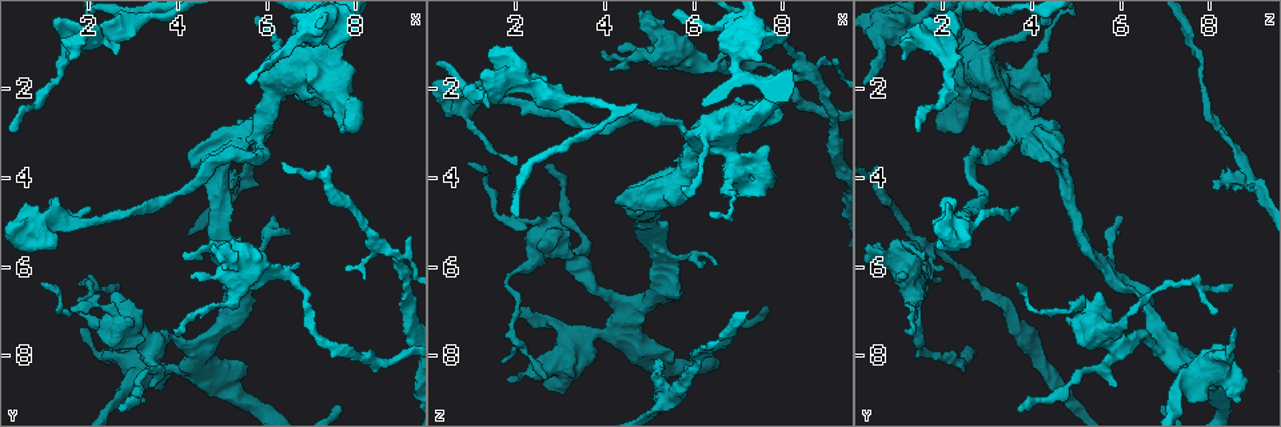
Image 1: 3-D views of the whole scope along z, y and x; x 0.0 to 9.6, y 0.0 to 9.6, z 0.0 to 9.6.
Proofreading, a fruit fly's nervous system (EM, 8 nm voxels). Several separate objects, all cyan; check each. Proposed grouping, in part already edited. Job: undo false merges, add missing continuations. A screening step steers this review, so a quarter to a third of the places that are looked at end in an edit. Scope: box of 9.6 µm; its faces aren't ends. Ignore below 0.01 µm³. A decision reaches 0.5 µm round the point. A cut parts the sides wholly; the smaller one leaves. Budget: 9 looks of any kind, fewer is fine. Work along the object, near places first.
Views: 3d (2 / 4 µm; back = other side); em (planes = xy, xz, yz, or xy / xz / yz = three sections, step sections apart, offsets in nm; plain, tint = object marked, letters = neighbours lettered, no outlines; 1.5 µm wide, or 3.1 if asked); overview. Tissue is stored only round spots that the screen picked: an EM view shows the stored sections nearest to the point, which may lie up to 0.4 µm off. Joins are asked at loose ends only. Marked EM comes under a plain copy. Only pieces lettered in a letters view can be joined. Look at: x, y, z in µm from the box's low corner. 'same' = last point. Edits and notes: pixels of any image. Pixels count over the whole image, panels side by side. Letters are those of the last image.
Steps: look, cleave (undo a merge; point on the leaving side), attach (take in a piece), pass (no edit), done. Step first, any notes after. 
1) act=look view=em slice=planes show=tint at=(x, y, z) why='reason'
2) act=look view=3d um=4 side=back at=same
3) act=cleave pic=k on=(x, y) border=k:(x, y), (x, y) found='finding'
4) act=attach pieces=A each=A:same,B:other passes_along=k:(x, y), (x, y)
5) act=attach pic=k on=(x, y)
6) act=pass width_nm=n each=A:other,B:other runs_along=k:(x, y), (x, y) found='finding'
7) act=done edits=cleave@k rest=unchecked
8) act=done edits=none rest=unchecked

act=look view=3d um=2 at=(1.10, 4.80, 3.00) why='sudden change in width'

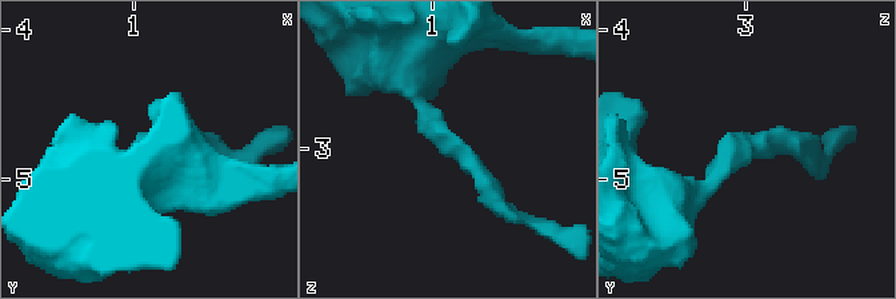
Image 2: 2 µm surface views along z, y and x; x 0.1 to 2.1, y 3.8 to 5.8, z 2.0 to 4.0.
act=look view=em slice=planes show=letters at=(1.06, 4.82, 2.96)

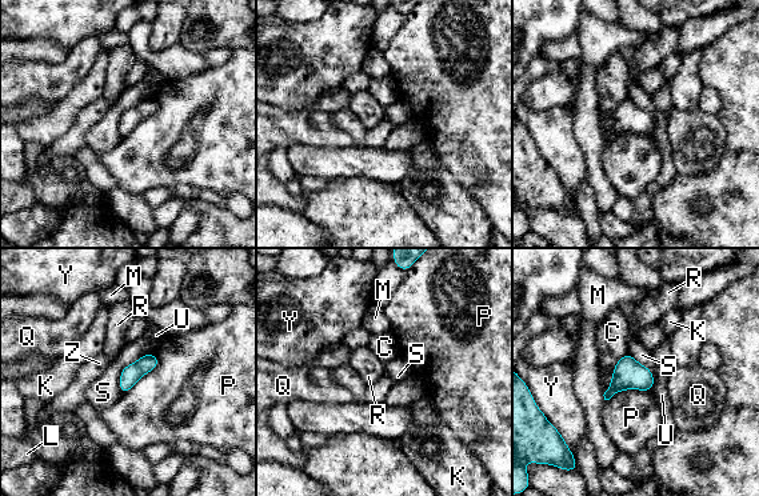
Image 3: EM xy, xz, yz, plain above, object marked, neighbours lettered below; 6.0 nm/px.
act=pass each=C:other,K:other,L:other,M:other,P:other,Q:other,R:other,S:other,U:other,Y:other,Z:other border=3:(144, 354), (122, 371), (122, 394) found='all the same neuron'

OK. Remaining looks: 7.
act=look view=em slice=planes show=letters at=(5.50, 6.55, 6.45) why='sharp bend'

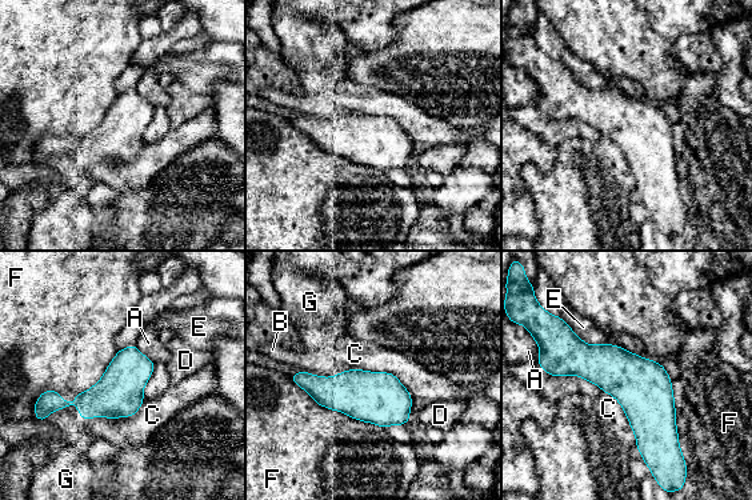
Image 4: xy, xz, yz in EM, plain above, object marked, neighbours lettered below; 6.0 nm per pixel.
act=pass each=A:other,B:other,C:other,D:other,E:other,F:other,G:other border=4:(290, 376), (318, 404), (384, 428) found='all the same neuron'

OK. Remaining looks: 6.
act=look view=em slice=xz step=8 show=letters at=(7.80, 6.10, 2.10) why='tapers out'

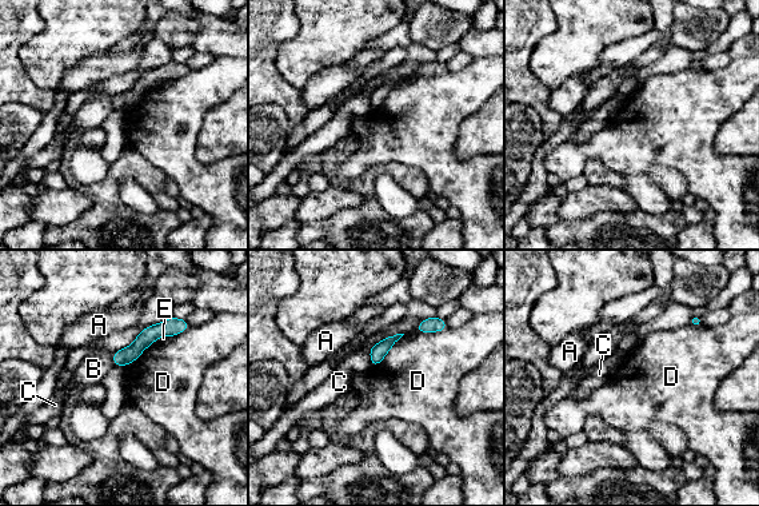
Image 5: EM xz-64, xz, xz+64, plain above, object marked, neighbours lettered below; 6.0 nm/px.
act=pass each=A:other,B:other,C:other,D:other,E:other runs_along=5:(180, 329), (154, 331), (116, 362) found='no lettered piece goes on from it'

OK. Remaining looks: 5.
act=look view=3d um=2 at=(3.40, 8.75, 5.90) why='an open end'

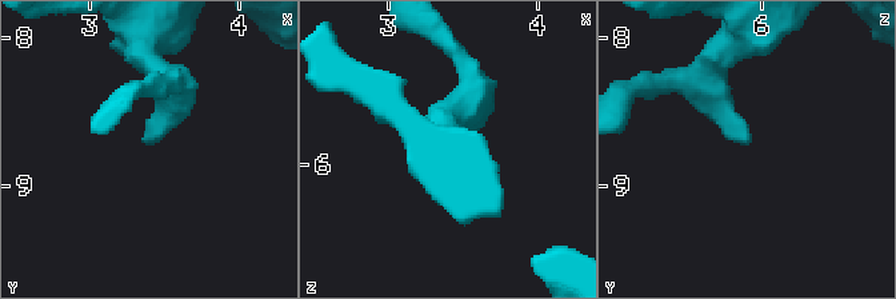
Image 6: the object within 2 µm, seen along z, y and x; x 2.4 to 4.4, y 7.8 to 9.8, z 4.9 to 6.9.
act=look view=em um=3.1 slice=xy step=16 show=letters at=(3.38, 8.72, 5.92) why='now the EM'

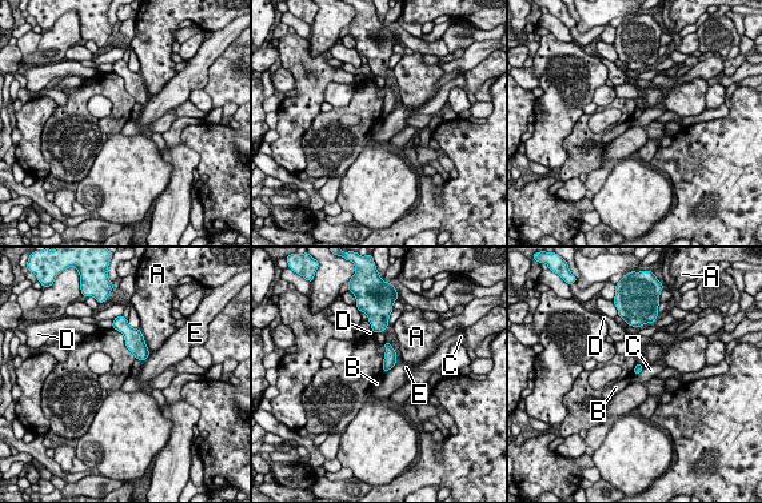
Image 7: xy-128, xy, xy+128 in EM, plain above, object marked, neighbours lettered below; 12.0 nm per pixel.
act=pass each=A:other,B:other,C:other,D:other,E:other border=7:(643, 367), (635, 375) found='none of them fits'

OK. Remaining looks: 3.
act=done edits=none rest=unchecked

